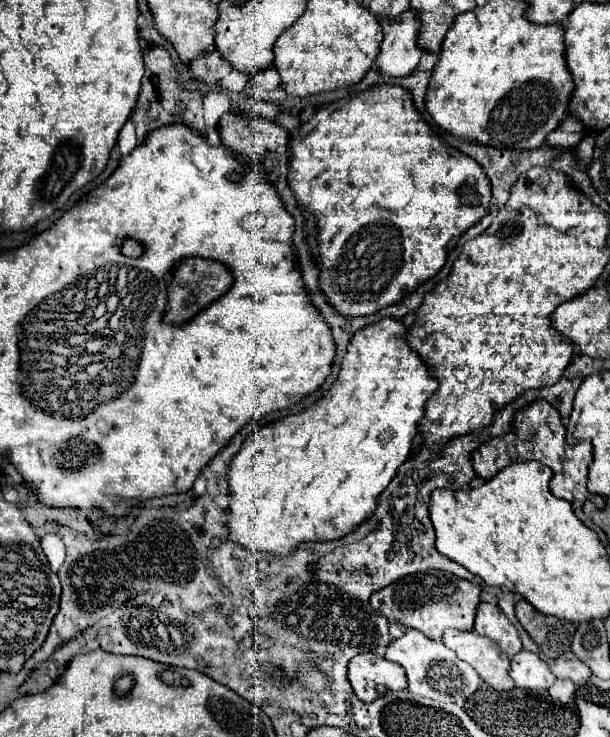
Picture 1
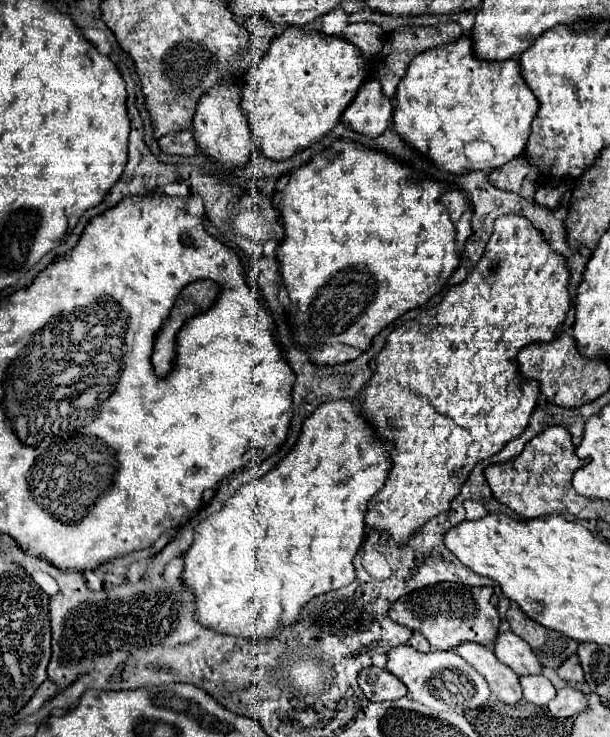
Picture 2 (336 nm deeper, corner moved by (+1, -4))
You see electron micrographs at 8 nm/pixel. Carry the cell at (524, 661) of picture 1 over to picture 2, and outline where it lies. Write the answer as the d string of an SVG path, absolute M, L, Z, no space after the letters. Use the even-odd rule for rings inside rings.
M542 674L520 676L520 686L524 690L524 698L536 706L546 706L556 696L556 688Z

